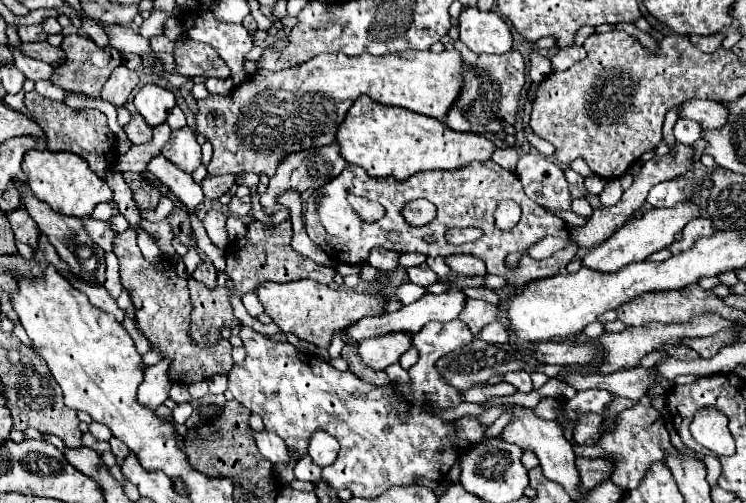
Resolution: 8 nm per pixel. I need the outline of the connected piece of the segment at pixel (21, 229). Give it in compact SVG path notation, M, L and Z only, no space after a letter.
M24 207L16 209L14 213L8 213L8 221L12 225L12 231L16 235L16 241L22 241L30 247L38 245L38 237L40 237L40 231L36 227L36 223L32 221L32 217L26 213Z

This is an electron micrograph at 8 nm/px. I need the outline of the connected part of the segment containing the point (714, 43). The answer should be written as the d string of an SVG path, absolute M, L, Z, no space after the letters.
M716 33L716 35L690 35L690 41L694 41L694 45L700 49L700 51L708 51L712 53L714 49L718 49L724 41L724 35L722 33Z

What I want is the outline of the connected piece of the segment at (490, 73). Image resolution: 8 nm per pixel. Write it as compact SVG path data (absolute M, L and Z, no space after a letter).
M454 41L454 47L462 53L466 71L460 99L446 115L446 125L454 131L470 133L502 133L508 125L516 123L520 91L526 81L526 65L518 51L504 55L476 55L462 41Z

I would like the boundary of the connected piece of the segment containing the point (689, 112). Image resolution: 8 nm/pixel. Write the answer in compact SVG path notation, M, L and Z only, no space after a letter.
M690 99L690 101L682 103L680 117L698 121L702 125L702 129L718 129L718 127L726 125L726 121L728 121L726 105L722 105L718 101L702 101L702 99Z

